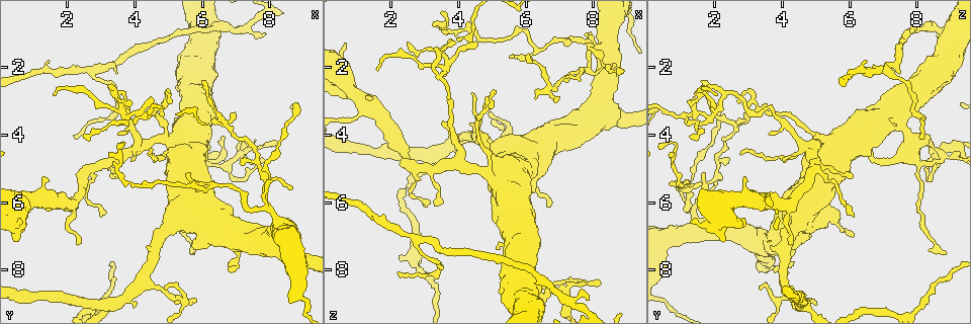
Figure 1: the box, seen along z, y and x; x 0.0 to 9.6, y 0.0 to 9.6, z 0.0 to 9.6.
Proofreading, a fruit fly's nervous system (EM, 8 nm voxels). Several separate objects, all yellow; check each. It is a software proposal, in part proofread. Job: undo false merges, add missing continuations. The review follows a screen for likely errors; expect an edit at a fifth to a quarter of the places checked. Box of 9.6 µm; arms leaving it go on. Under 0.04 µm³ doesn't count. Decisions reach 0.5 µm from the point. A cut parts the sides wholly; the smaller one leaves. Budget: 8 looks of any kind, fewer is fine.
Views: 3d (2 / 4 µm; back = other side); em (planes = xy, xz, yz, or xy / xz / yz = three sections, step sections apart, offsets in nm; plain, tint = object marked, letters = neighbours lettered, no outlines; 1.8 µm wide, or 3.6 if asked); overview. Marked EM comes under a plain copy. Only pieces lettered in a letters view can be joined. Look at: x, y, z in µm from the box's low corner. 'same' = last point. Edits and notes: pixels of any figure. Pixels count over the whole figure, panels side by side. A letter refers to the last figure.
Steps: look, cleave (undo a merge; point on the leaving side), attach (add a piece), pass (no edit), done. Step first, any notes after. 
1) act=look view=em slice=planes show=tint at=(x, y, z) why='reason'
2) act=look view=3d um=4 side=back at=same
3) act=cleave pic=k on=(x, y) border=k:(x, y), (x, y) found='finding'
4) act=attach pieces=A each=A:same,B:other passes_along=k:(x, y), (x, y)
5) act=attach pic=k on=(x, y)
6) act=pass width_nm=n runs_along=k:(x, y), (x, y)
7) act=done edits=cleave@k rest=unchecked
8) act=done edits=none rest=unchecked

act=look view=3d um=4 at=(5.15, 3.70, 7.35) why='an open end'

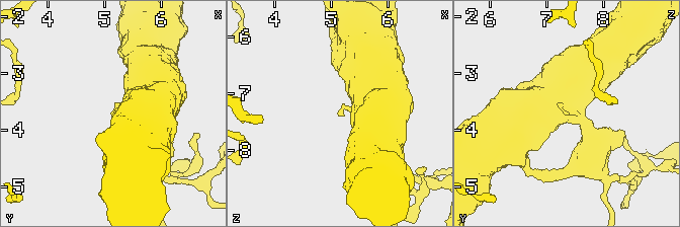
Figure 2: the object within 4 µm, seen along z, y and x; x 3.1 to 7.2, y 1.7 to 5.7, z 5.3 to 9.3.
act=look view=em um=3.6 slice=xz step=8 show=letters at=(5.10, 3.70, 7.35)

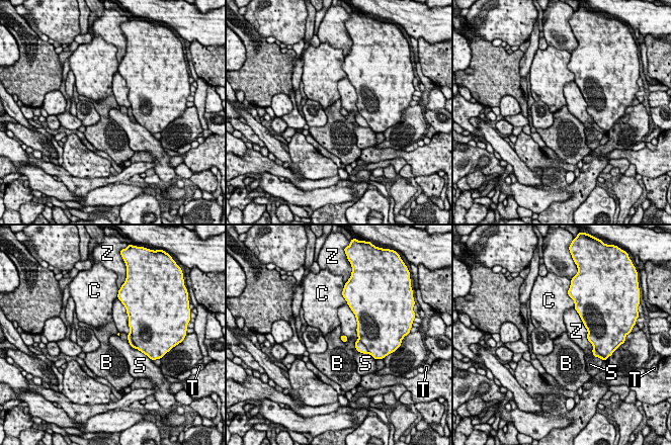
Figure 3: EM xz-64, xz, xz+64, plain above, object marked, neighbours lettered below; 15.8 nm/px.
act=pass each=B:other,C:other,S:other,T:other,Z:other border=3:(341, 334), (340, 339), (347, 342) found='none of them fits'

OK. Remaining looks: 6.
act=look view=em slice=planes show=letters at=(7.40, 6.15, 1.15) why='sharp bend'

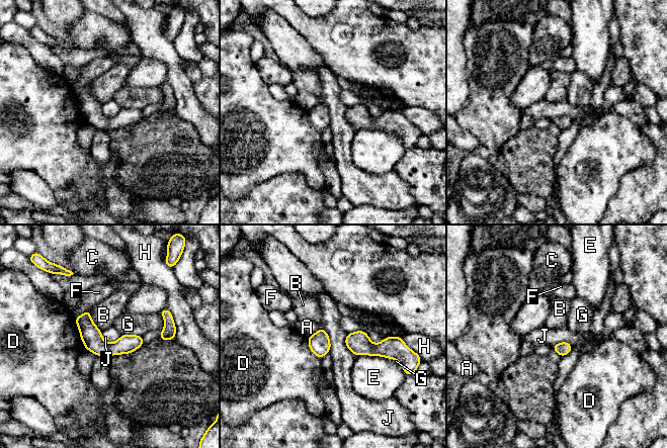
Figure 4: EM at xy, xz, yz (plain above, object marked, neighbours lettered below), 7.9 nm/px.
act=pass longest_contact=E:280nm each=A:other,B:other,C:other,D:other,E:other,F:other,G:other,H:other,J:other found='one neuron here'

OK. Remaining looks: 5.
act=look view=3d um=2 side=back at=(7.90, 1.05, 8.80) why='an open end'

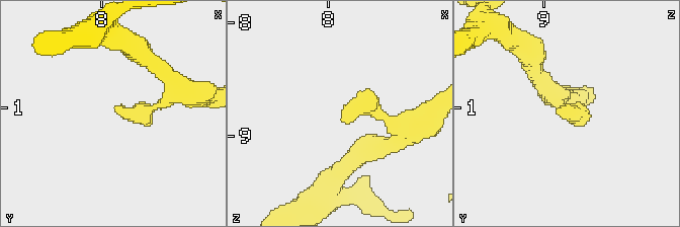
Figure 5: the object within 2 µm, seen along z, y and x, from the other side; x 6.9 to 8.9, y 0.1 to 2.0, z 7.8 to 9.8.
act=look view=em slice=planes show=letters at=(7.88, 1.02, 8.88) why='shape alone is not enough'

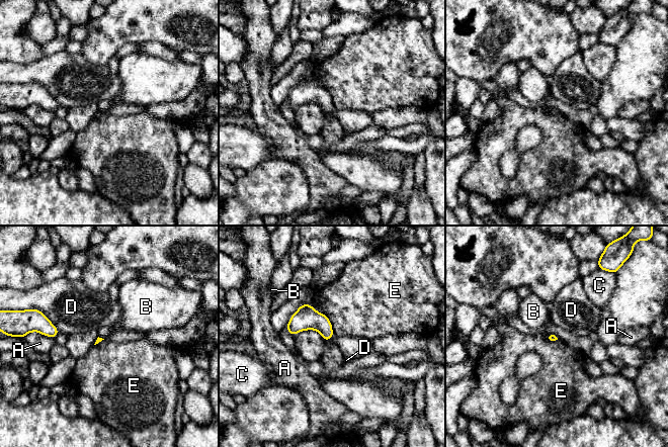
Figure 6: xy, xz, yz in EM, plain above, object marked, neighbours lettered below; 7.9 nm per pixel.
act=pass each=A:other,B:other,C:other,D:other,E:other border=6:(323, 313), (331, 325), (331, 339) found='none of them fits'

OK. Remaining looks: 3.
act=done edits=none rest=unchecked

